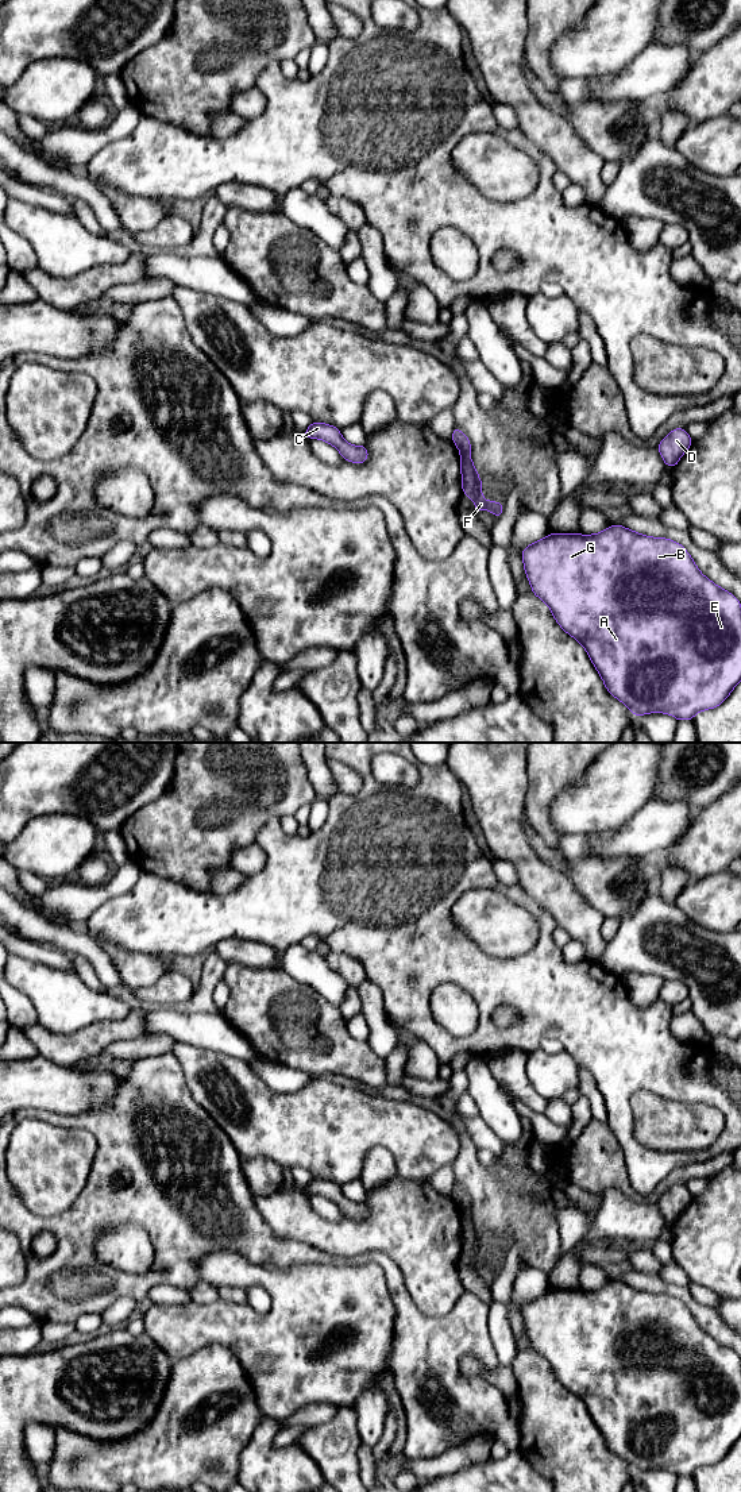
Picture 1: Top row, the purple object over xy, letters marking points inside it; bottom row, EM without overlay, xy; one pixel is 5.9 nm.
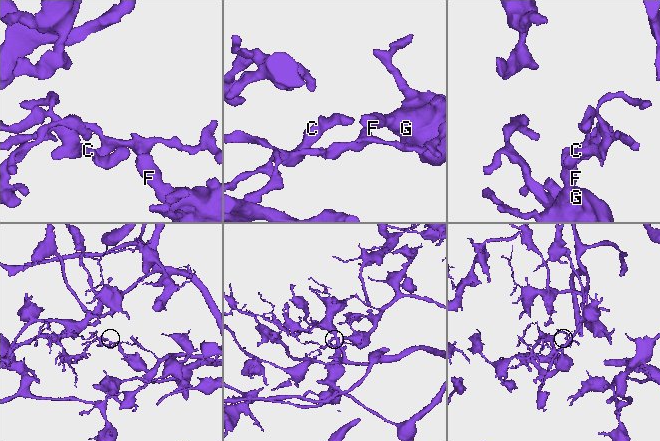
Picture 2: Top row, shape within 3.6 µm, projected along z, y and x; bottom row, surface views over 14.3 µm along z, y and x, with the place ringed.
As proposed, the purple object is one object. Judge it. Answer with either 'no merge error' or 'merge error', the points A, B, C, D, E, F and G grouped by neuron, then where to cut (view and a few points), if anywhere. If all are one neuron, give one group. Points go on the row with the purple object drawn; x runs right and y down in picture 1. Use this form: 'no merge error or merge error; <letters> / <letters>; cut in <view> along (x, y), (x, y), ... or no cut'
merge error; A B E F G / C D; cut in xy along (459, 447), (469, 454)

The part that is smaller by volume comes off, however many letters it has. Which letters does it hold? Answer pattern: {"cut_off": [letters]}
{"cut_off": ["C", "D"]}

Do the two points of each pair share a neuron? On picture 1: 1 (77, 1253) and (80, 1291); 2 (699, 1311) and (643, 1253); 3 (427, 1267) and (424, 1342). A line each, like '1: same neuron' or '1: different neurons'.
1: same neuron
2: different neurons
3: different neurons

